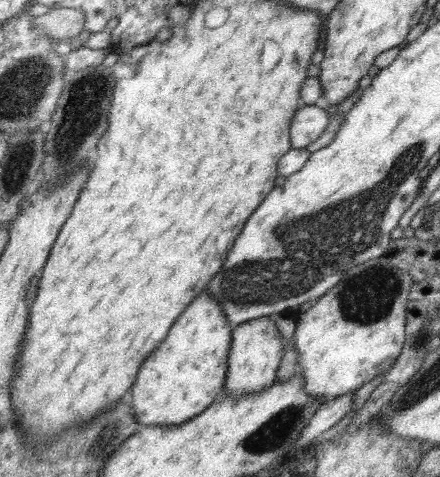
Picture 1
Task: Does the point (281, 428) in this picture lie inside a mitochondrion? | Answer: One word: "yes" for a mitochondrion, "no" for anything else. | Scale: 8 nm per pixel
yes

